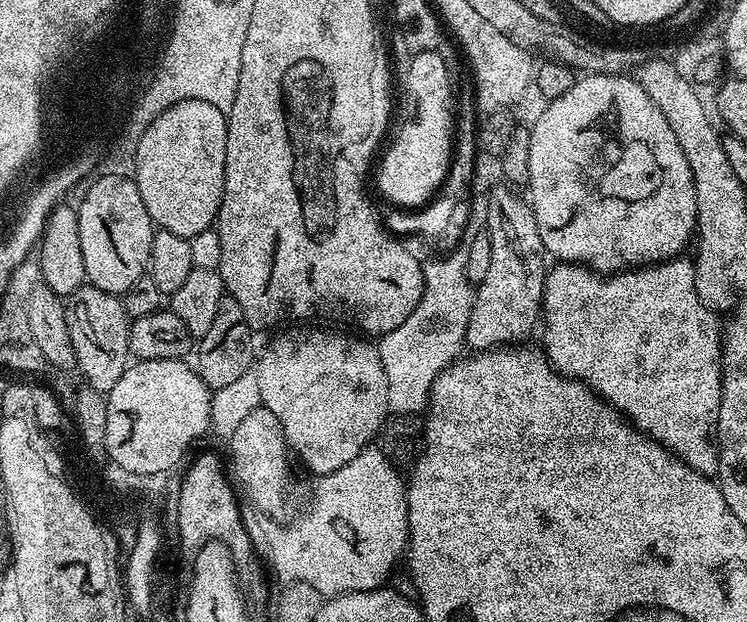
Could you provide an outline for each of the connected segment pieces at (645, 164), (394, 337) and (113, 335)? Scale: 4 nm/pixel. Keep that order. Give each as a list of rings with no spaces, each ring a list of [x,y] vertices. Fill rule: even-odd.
[[[585,75],[583,78],[577,79],[576,83],[570,86],[570,90],[566,90],[566,94],[562,94],[557,100],[547,101],[543,105],[544,113],[533,122],[532,128],[528,132],[528,153],[530,154],[530,162],[528,163],[528,182],[526,185],[527,191],[532,191],[530,195],[530,203],[532,206],[532,213],[536,219],[538,226],[538,234],[542,238],[542,246],[545,253],[549,257],[555,258],[557,261],[565,264],[579,264],[587,266],[591,271],[597,274],[619,274],[625,270],[634,268],[642,268],[649,264],[658,264],[661,260],[670,260],[681,255],[680,252],[688,243],[693,243],[694,233],[696,232],[696,195],[694,194],[694,178],[690,174],[690,166],[686,162],[686,154],[682,154],[682,146],[678,146],[678,138],[674,138],[674,130],[670,130],[670,122],[666,122],[664,115],[660,113],[657,108],[652,105],[650,94],[646,94],[646,90],[642,90],[642,86],[631,75]]]
[[[466,222],[462,238],[446,257],[423,263],[424,288],[418,305],[397,329],[379,337],[378,349],[386,376],[388,409],[393,415],[417,415],[427,407],[435,378],[455,361],[465,347],[466,326],[473,309],[475,289],[465,274],[467,255],[479,228]]]
[[[91,286],[79,288],[74,295],[66,300],[69,340],[76,355],[78,372],[84,375],[83,383],[96,392],[106,394],[122,378],[124,369],[129,367],[130,353],[128,351],[128,325],[130,318],[124,312],[124,306],[119,295],[98,290]]]

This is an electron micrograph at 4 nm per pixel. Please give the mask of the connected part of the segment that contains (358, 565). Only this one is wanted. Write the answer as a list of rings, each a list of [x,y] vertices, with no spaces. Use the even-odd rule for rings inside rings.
[[[367,446],[346,466],[316,480],[308,509],[293,524],[269,523],[272,525],[268,528],[266,560],[270,568],[272,563],[280,582],[301,580],[314,586],[324,598],[381,587],[395,570],[396,563],[399,560],[401,563],[408,546],[408,494],[405,477],[400,477],[399,471],[401,469],[381,448]]]

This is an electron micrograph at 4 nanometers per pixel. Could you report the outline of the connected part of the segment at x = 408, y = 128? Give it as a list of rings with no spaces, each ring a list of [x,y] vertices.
[[[417,52],[417,53],[415,53],[415,55],[413,55],[411,57],[411,59],[412,59],[412,61],[409,62],[408,69],[406,69],[404,72],[404,101],[402,101],[400,104],[400,125],[398,125],[396,128],[396,137],[393,138],[392,145],[390,145],[388,149],[386,149],[387,147],[385,147],[383,149],[383,152],[385,151],[384,157],[382,157],[383,156],[383,152],[382,152],[382,155],[379,157],[379,160],[378,160],[378,168],[379,168],[379,164],[380,164],[380,188],[382,191],[384,191],[385,198],[388,200],[393,200],[393,202],[392,202],[393,205],[399,206],[401,209],[405,209],[405,210],[419,209],[421,206],[428,204],[428,202],[430,200],[432,200],[433,197],[435,197],[437,195],[437,193],[439,193],[441,191],[442,185],[445,183],[445,180],[448,177],[448,165],[452,161],[453,137],[454,137],[454,99],[453,99],[453,96],[451,94],[450,83],[449,83],[449,79],[447,78],[446,65],[443,61],[443,58],[440,57],[440,55],[436,52]]]

